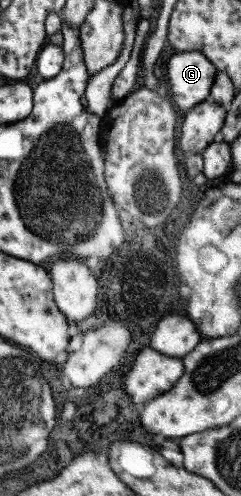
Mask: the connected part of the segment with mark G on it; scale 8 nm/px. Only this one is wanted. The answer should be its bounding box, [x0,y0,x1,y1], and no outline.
[166,51,216,111]

